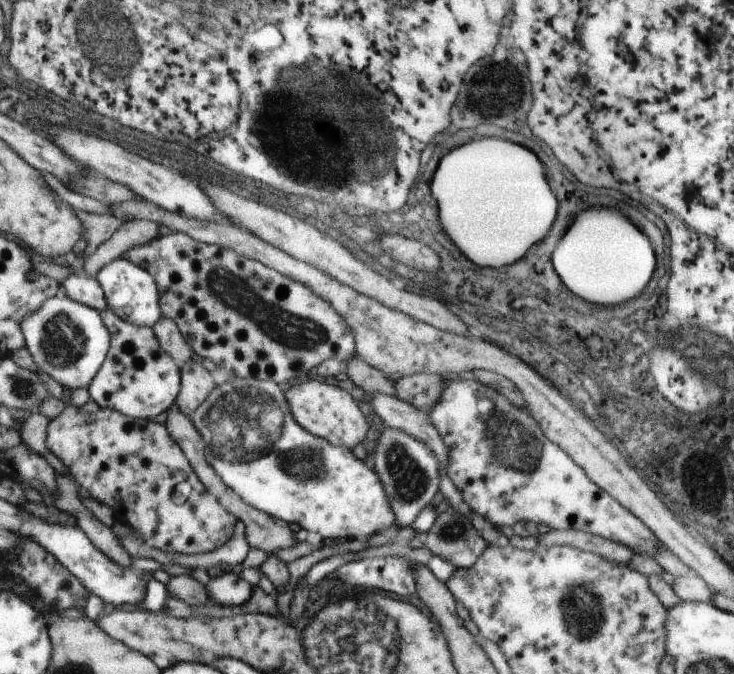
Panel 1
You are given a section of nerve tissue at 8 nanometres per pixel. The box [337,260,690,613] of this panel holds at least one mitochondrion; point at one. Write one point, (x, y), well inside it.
(512, 445)

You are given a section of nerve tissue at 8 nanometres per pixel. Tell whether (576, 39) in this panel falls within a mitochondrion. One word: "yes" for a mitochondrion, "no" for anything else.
no

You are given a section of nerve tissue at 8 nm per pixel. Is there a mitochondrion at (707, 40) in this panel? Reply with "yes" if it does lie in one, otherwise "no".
no

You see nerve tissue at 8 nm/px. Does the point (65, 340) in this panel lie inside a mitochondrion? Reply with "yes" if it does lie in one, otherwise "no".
yes

